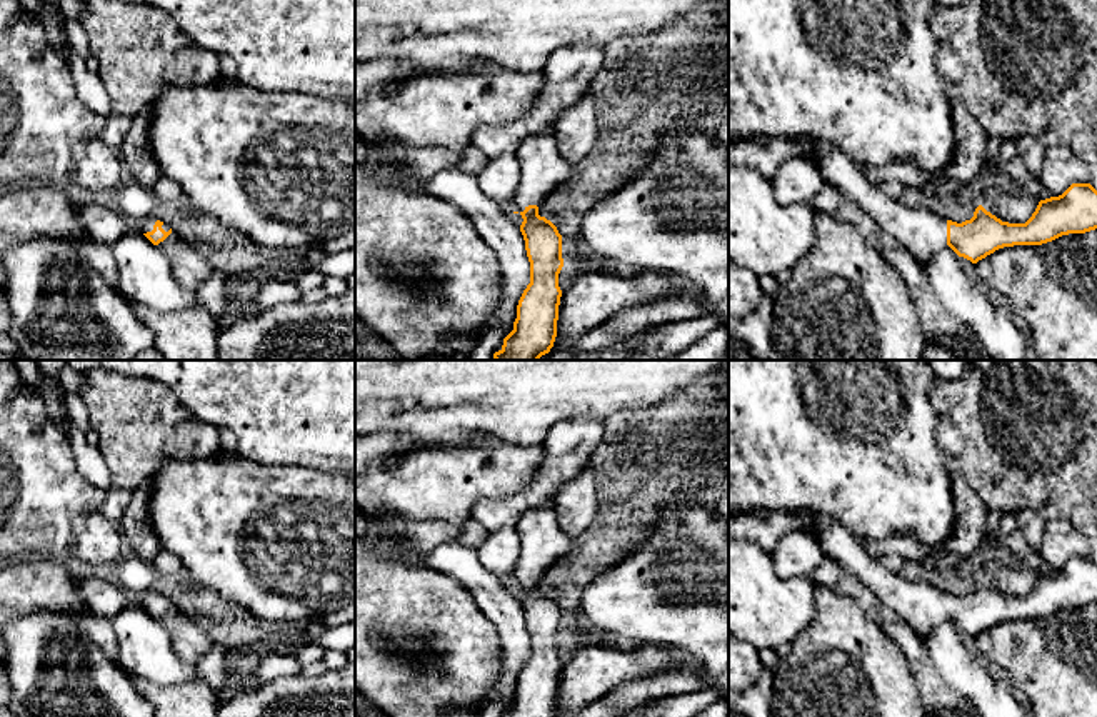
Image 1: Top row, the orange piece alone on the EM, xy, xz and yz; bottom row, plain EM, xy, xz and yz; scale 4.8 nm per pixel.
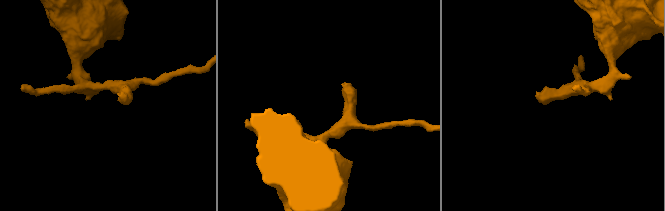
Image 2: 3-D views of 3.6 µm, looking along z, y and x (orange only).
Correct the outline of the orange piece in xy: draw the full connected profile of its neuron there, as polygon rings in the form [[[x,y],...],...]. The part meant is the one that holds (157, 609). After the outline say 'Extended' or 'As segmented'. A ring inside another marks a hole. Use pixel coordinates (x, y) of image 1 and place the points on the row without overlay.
[[[147,590],[140,594],[138,600],[143,609],[168,632],[173,652],[182,660],[195,664],[212,649],[213,642],[207,635],[203,625],[178,612],[163,595]]]. Extended

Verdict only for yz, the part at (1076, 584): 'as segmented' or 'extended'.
extended

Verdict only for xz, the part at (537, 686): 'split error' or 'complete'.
split error

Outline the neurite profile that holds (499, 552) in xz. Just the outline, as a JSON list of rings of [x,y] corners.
[[[515,527],[487,532],[477,550],[482,565],[497,577],[513,574],[520,557],[520,534]]]

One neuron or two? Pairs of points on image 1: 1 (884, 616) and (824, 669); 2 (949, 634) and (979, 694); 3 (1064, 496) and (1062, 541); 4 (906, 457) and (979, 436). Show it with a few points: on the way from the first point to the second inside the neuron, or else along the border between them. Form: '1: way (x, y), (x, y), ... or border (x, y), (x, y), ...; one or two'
1: border (847, 596), (901, 652); two
2: way (949, 649), (954, 664), (969, 679); one
3: border (1046, 521), (1067, 521), (1079, 532); two
4: border (932, 409), (937, 417), (936, 446), (951, 476); two

